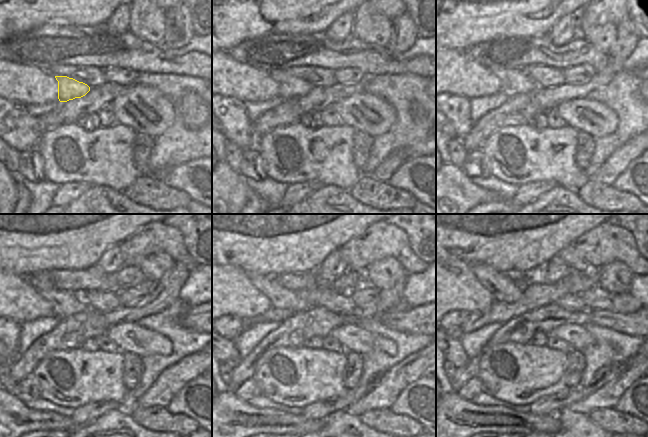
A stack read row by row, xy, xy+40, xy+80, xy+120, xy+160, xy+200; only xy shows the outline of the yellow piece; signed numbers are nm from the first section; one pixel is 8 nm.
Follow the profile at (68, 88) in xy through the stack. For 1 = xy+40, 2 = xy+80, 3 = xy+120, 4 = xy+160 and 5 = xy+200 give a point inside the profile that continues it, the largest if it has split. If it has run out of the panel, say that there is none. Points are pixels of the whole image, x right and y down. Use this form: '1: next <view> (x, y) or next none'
1: next xy+40 (291, 87)
2: next xy+80 (512, 82)
3: next xy+120 (64, 305)
4: next xy+160 (279, 297)
5: next xy+200 (497, 283)

